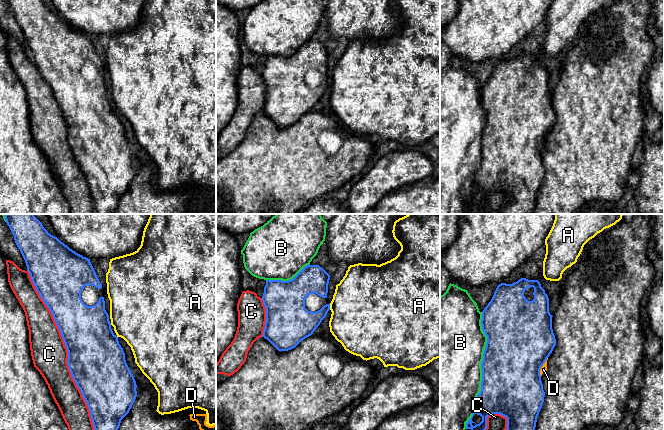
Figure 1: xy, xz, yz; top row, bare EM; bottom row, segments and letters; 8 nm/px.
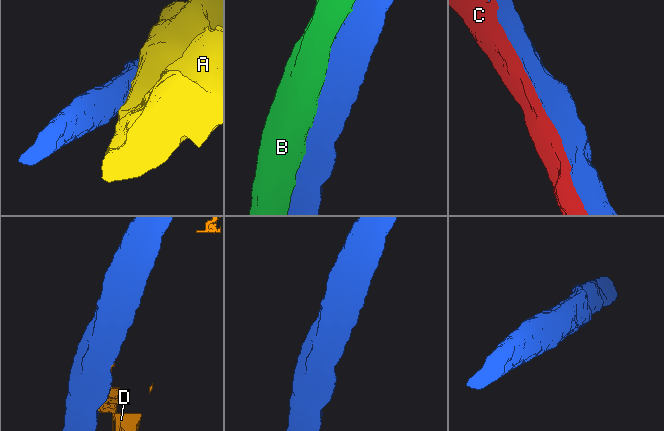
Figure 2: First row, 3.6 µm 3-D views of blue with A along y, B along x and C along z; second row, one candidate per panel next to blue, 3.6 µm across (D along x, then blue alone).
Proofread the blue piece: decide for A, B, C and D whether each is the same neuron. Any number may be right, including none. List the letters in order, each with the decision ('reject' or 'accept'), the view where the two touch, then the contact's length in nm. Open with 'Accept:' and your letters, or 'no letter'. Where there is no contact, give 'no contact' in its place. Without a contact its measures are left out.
Accept: no letter
A: reject | xz | 50 nm
B: reject | yz | 950 nm
C: reject | xy | 1400 nm
D: reject | yz | 160 nm

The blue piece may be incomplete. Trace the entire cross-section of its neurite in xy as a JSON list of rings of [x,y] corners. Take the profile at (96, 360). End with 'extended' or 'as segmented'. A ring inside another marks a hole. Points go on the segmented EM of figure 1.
[[[5,214],[31,280],[51,311],[68,351],[67,364],[90,411],[94,430],[118,430],[137,396],[137,385],[105,310],[104,288],[90,259],[51,235],[34,214]]] | extended

